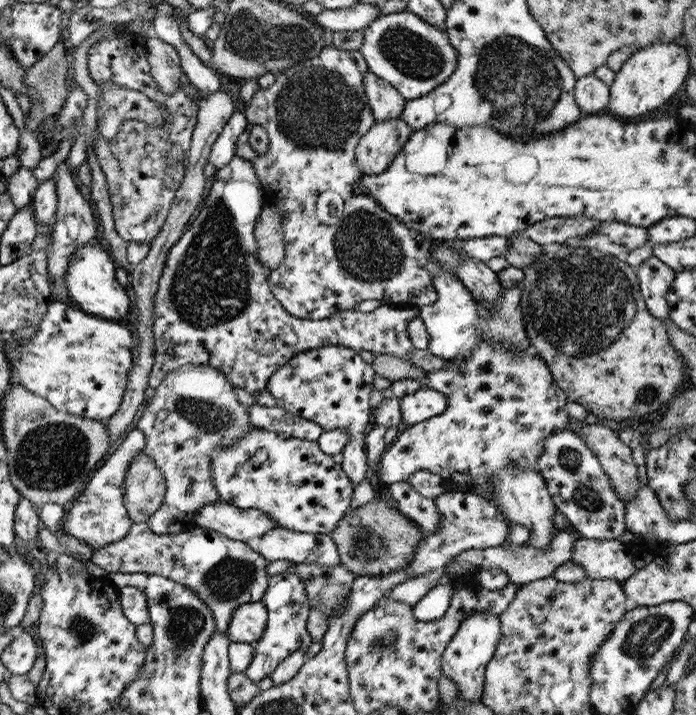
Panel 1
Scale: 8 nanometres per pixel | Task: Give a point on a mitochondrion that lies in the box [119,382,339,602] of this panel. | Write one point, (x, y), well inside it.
(208, 416)

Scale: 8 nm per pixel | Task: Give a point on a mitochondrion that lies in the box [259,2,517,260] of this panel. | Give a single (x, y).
(318, 109)

